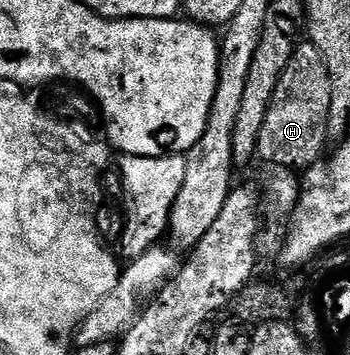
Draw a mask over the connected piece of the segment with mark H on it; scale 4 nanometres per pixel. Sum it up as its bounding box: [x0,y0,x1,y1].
[258,43,331,171]

